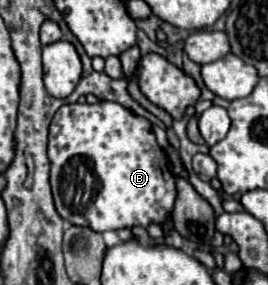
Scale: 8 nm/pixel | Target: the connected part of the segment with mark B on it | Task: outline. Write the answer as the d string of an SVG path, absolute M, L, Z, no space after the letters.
M100 100L96 104L66 104L62 106L50 124L50 186L54 194L56 212L70 224L94 228L94 232L122 230L150 224L162 226L176 200L176 176L172 174L170 160L164 148L158 146L152 122L132 114L118 102Z

